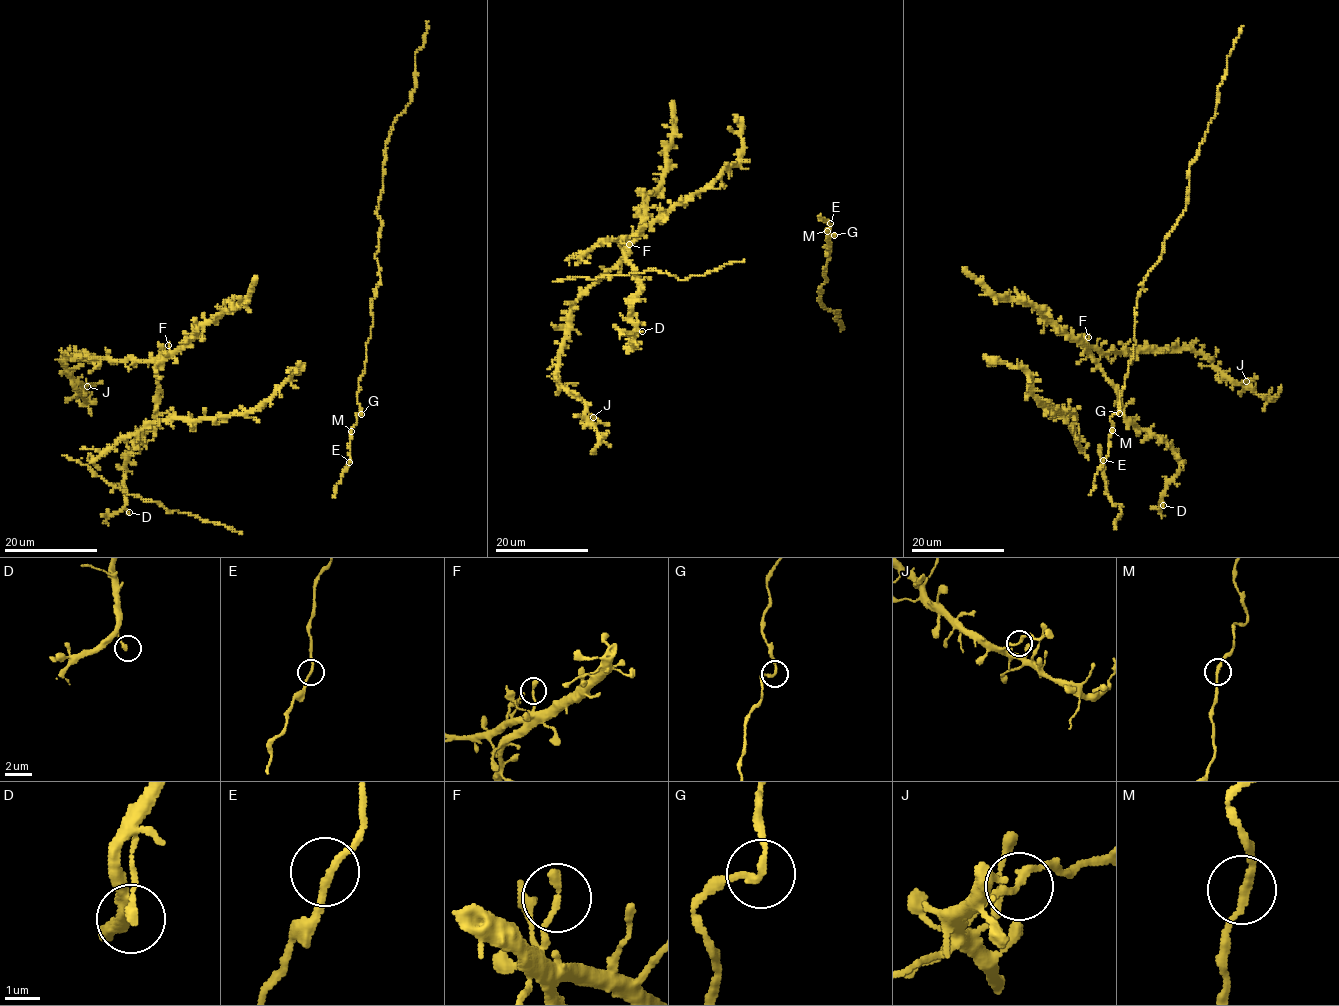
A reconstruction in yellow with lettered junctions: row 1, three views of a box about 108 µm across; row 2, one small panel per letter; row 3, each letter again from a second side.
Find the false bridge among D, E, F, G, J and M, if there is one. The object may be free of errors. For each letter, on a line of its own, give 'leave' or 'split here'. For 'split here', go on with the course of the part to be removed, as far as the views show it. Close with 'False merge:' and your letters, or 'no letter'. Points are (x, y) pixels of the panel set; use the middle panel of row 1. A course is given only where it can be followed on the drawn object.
D: leave
E: leave
F: leave
G: leave
J: leave
M: leave
False merge: no letter

